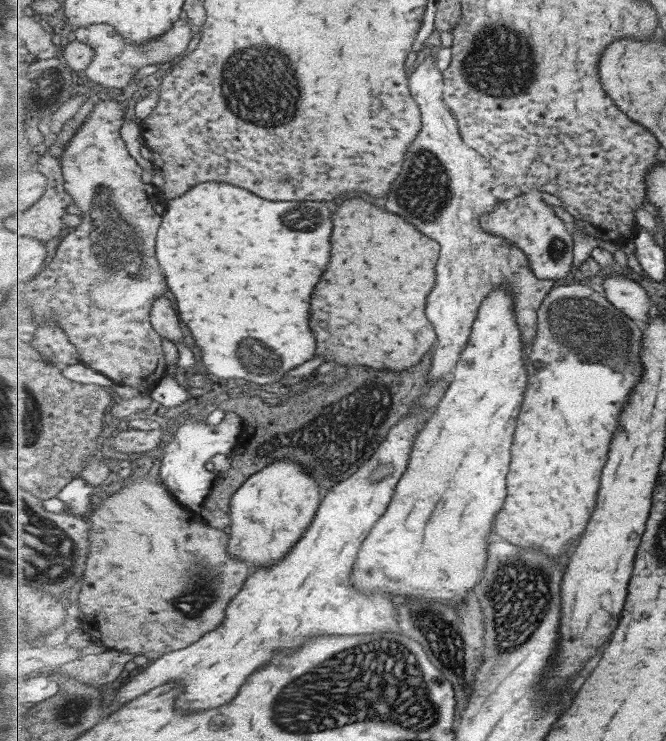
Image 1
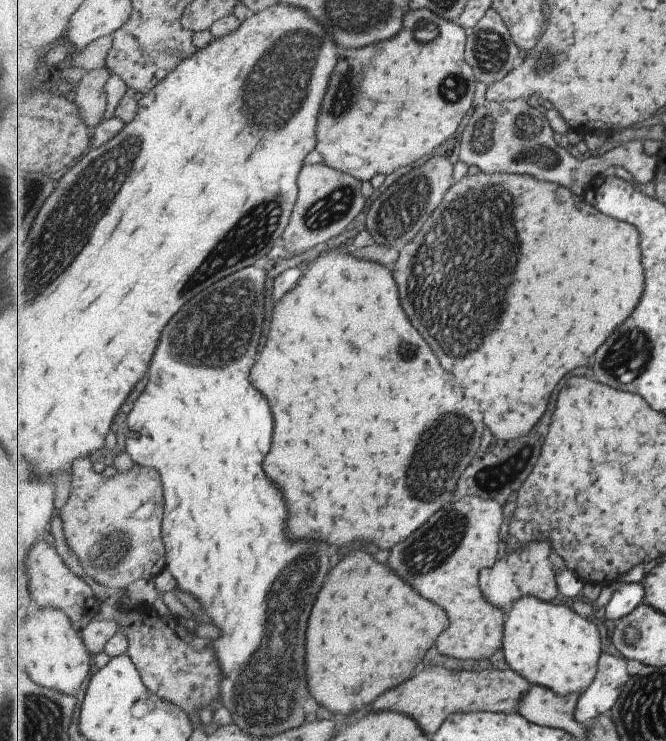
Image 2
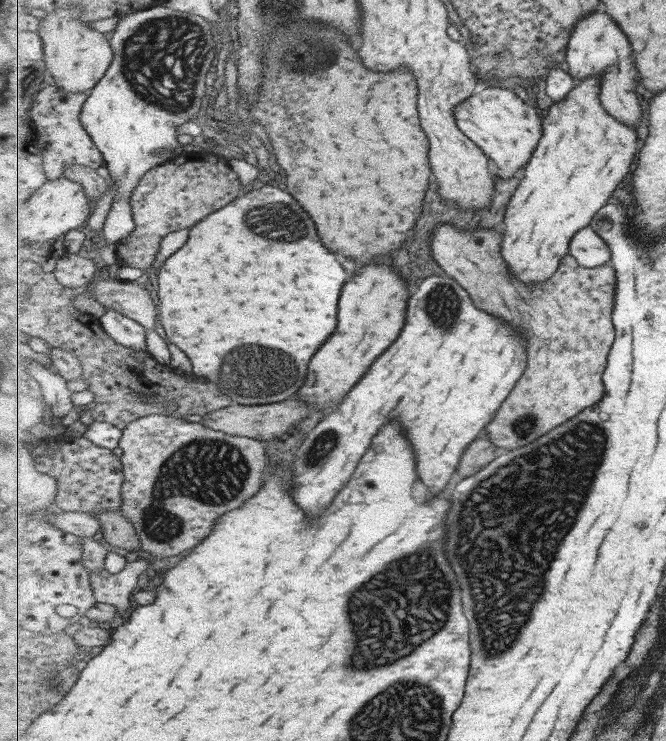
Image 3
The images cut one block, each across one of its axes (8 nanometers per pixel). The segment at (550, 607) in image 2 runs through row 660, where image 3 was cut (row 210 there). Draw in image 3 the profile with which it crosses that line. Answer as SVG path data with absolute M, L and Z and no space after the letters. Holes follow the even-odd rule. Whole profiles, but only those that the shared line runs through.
M591 75L577 81L567 98L553 102L542 114L543 139L525 166L521 185L508 204L502 224L502 229L505 230L502 256L518 279L526 285L548 281L558 271L563 258L569 255L571 239L592 224L593 216L606 206L611 194L631 172L631 166L635 162L639 150L637 130L625 126L623 121L605 110L599 100L599 92L601 75Z

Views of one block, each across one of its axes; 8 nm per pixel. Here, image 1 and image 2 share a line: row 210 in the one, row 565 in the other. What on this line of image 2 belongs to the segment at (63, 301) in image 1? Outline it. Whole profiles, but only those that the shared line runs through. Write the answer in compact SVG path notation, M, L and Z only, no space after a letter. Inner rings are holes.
M79 458L75 462L75 476L72 475L69 498L60 509L63 533L69 548L77 556L85 573L109 591L125 588L141 579L155 578L167 566L161 524L165 506L161 474L153 468L143 468L133 462L128 471L103 477L93 470L91 464L89 458Z

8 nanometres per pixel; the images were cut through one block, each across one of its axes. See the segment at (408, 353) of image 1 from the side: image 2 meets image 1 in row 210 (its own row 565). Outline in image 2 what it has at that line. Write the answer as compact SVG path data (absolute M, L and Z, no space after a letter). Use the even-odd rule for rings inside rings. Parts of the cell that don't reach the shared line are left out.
M367 548L347 554L329 574L319 600L315 602L307 632L309 686L317 702L331 712L351 714L375 702L385 690L405 682L423 662L439 634L449 628L449 614L435 602L421 596L411 584L381 564Z

